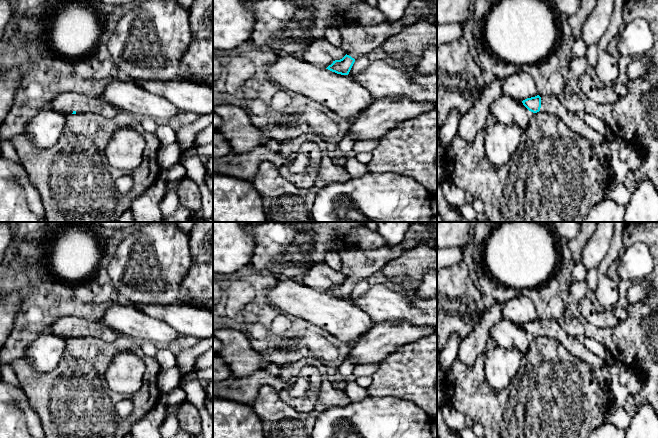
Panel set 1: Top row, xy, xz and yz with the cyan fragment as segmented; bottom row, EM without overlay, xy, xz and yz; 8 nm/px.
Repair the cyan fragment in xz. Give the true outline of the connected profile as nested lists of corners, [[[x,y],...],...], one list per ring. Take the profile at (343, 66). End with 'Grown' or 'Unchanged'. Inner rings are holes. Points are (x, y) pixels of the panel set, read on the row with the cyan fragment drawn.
[[[410,0],[405,15],[391,24],[382,23],[375,26],[363,26],[355,23],[339,26],[338,29],[342,38],[340,48],[346,52],[346,55],[340,60],[333,61],[326,69],[337,74],[348,75],[357,58],[367,55],[374,48],[380,47],[389,37],[401,33],[405,27],[421,21],[437,26],[437,0]]]. Grown

